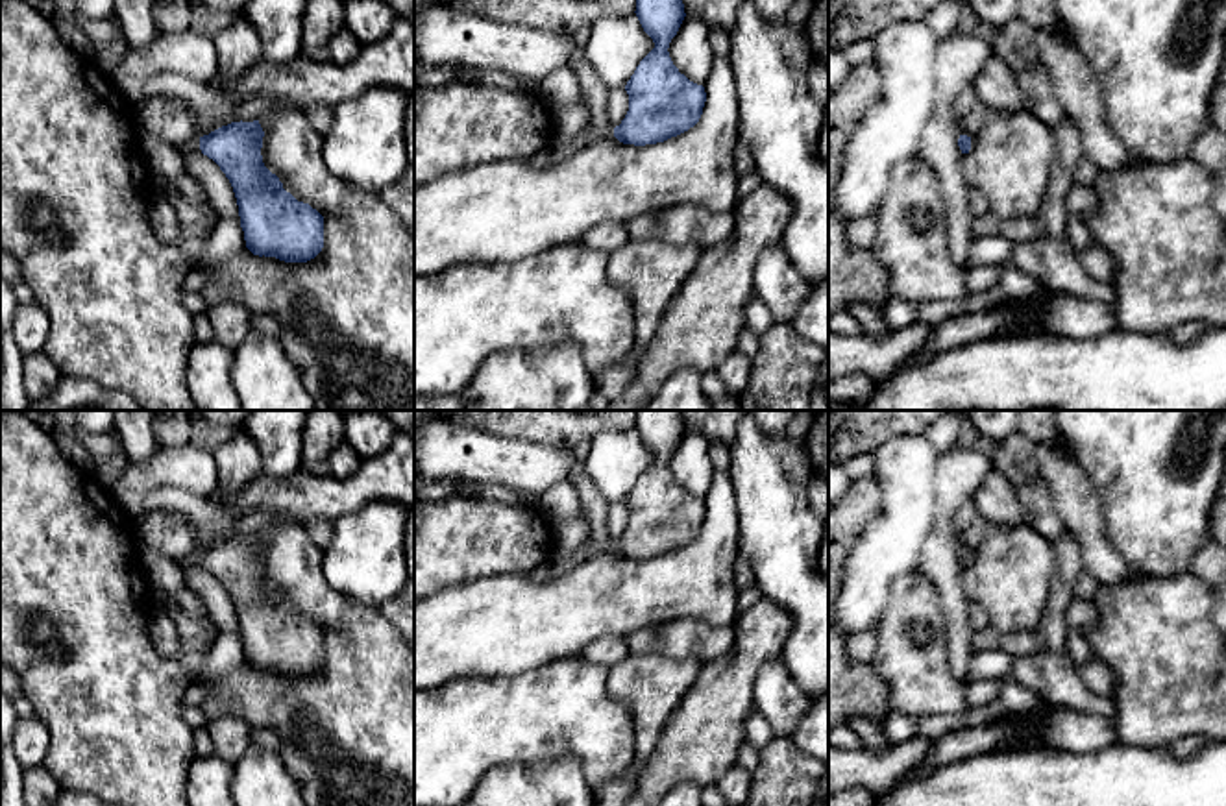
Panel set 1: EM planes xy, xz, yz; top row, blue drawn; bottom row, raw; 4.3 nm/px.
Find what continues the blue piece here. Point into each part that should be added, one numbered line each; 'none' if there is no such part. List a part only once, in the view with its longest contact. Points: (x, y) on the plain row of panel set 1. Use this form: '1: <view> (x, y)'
none

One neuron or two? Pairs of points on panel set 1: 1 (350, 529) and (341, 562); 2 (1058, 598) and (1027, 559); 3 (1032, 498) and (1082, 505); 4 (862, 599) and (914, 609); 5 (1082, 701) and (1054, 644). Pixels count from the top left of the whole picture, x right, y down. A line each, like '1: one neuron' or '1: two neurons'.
1: one neuron
2: two neurons
3: two neurons
4: two neurons
5: two neurons

